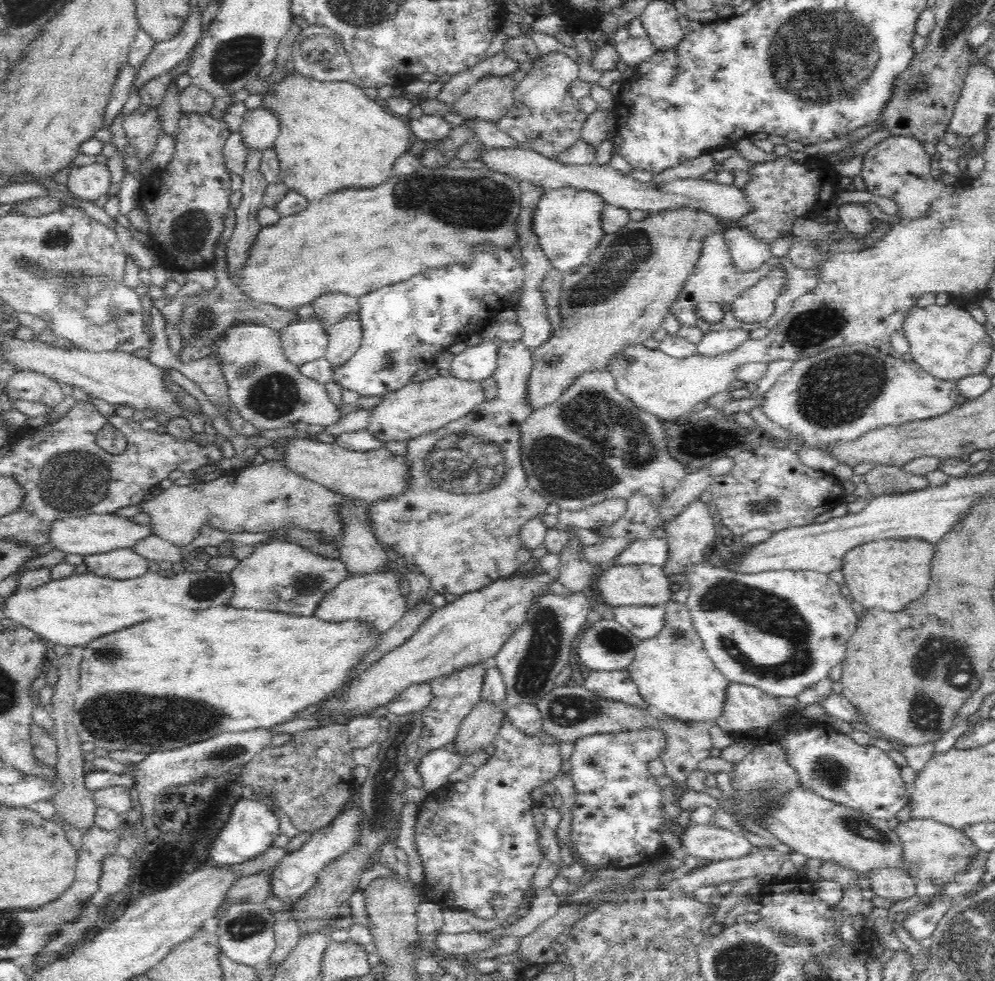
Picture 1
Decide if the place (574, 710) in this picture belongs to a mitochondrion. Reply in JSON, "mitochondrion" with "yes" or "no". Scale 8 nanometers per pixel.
{"mitochondrion":"yes"}

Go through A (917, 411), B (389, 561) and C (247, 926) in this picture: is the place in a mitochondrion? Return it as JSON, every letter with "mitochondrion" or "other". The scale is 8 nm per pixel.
{"A":"other","B":"other","C":"mitochondrion"}

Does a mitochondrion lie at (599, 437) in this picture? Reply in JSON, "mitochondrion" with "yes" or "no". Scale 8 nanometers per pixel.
{"mitochondrion":"yes"}

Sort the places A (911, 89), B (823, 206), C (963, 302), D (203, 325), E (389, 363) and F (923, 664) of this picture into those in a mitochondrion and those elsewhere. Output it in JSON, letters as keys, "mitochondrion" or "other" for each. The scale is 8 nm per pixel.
{"A":"mitochondrion","B":"other","C":"other","D":"other","E":"mitochondrion","F":"mitochondrion"}

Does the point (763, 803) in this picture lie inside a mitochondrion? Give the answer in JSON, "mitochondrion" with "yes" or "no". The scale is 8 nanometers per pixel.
{"mitochondrion":"yes"}

